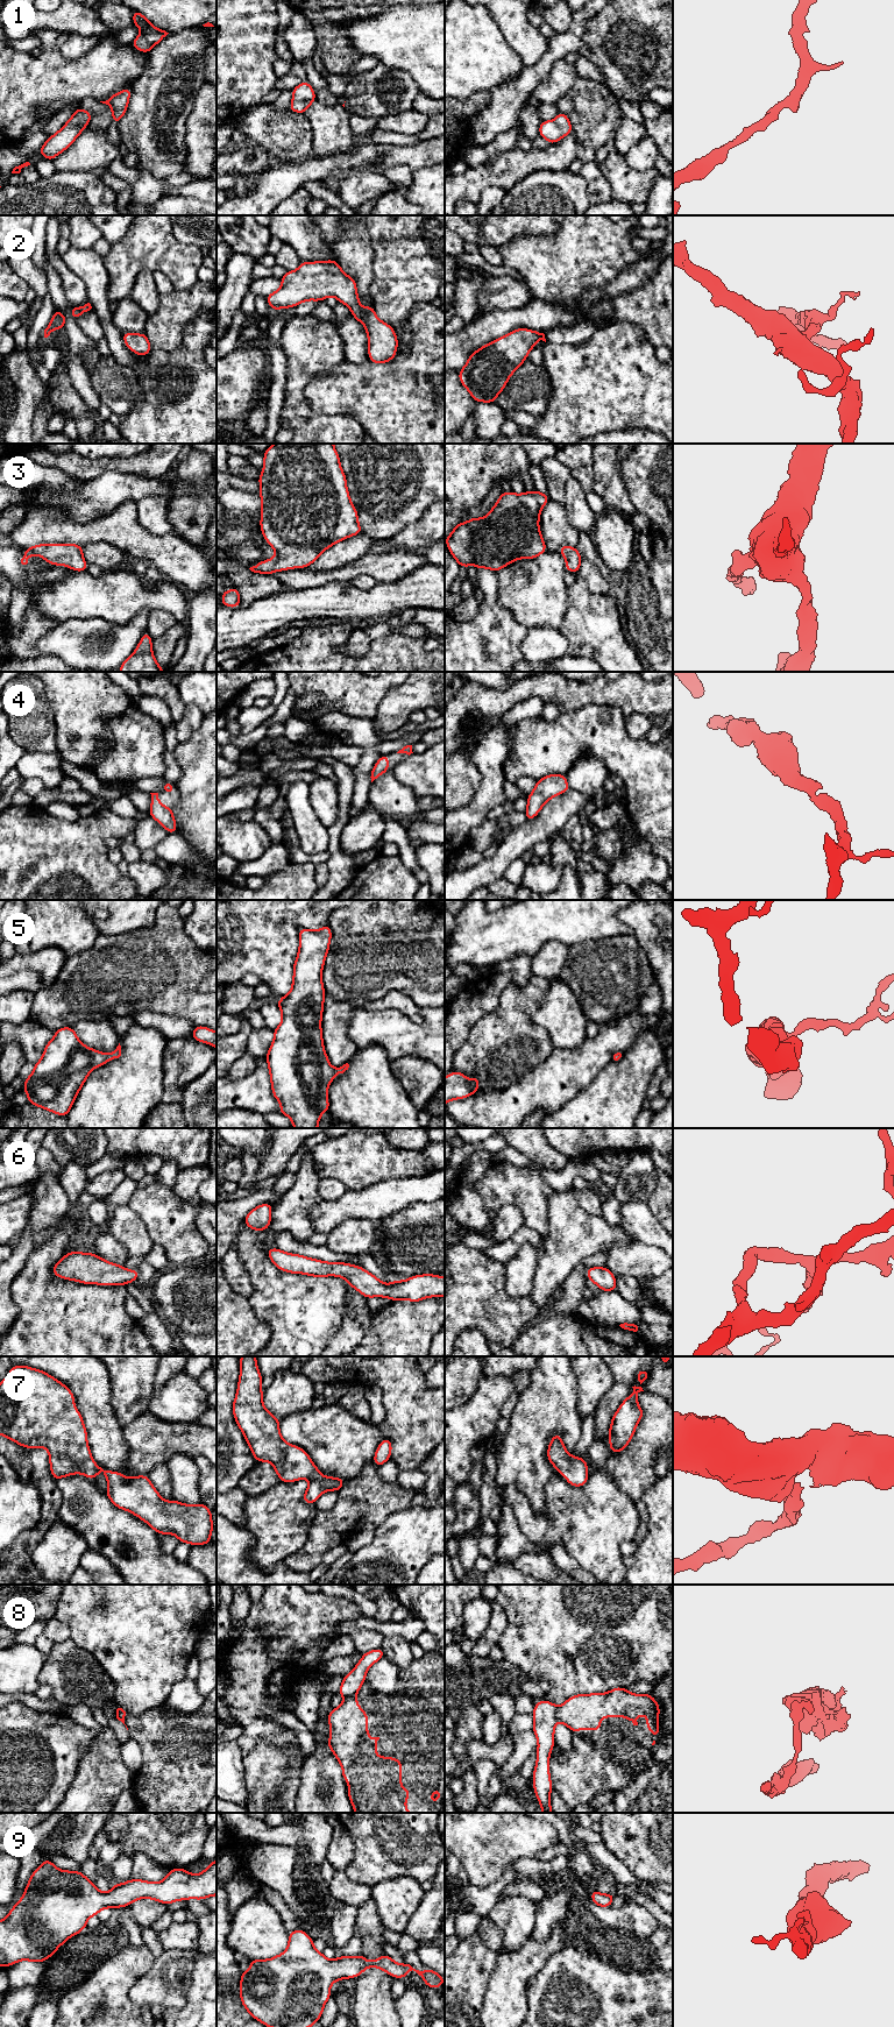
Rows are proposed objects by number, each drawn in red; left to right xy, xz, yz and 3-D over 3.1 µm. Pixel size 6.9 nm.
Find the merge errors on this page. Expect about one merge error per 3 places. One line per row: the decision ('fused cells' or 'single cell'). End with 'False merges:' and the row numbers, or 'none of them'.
1: single cell
2: single cell
3: single cell
4: single cell
5: single cell
6: single cell
7: single cell
8: fused cells
9: single cell
False merges: 8

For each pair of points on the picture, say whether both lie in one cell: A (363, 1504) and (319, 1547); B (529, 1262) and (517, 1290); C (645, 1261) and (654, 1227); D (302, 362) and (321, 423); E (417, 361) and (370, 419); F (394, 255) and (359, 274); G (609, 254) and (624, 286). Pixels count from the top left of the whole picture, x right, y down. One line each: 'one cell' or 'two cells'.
A: one cell
B: one cell
C: two cells
D: one cell
E: one cell
F: two cells
G: two cells

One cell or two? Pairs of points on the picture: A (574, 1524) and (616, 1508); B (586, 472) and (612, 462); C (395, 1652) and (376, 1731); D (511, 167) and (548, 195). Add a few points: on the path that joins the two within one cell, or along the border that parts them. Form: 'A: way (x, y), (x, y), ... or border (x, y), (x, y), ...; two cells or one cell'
A: way (584, 1519), (605, 1516); one cell
B: border (594, 455), (594, 483), (591, 489); two cells
C: border (413, 1659), (401, 1670); two cells
D: border (552, 170), (536, 170), (520, 178), (505, 192); two cells

